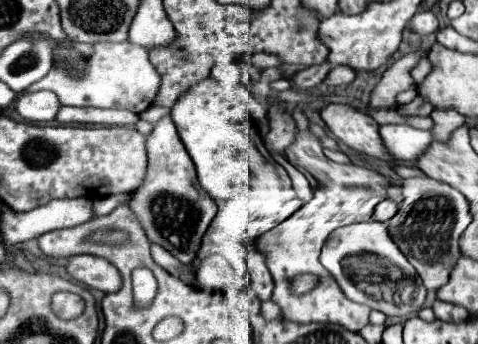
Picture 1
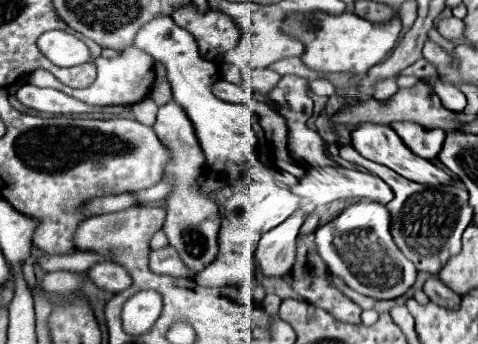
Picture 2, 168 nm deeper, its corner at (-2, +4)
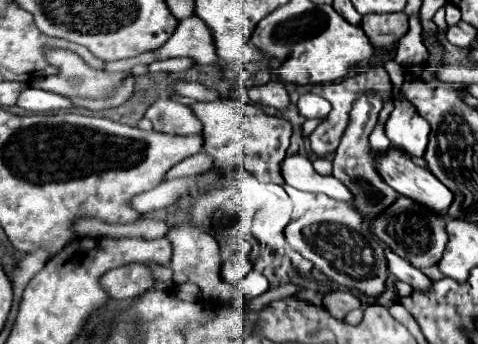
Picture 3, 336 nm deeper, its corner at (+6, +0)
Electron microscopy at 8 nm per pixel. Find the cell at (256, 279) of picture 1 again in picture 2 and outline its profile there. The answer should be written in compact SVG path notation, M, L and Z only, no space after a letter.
M296 211L278 227L266 231L256 247L256 261L266 277L284 277L290 272L296 257L296 235L304 213Z

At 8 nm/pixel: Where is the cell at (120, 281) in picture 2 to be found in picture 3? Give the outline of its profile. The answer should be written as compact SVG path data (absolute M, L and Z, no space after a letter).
M128 263L118 269L108 271L100 283L108 291L112 299L136 299L144 291L154 287L154 275L150 271L150 263Z

